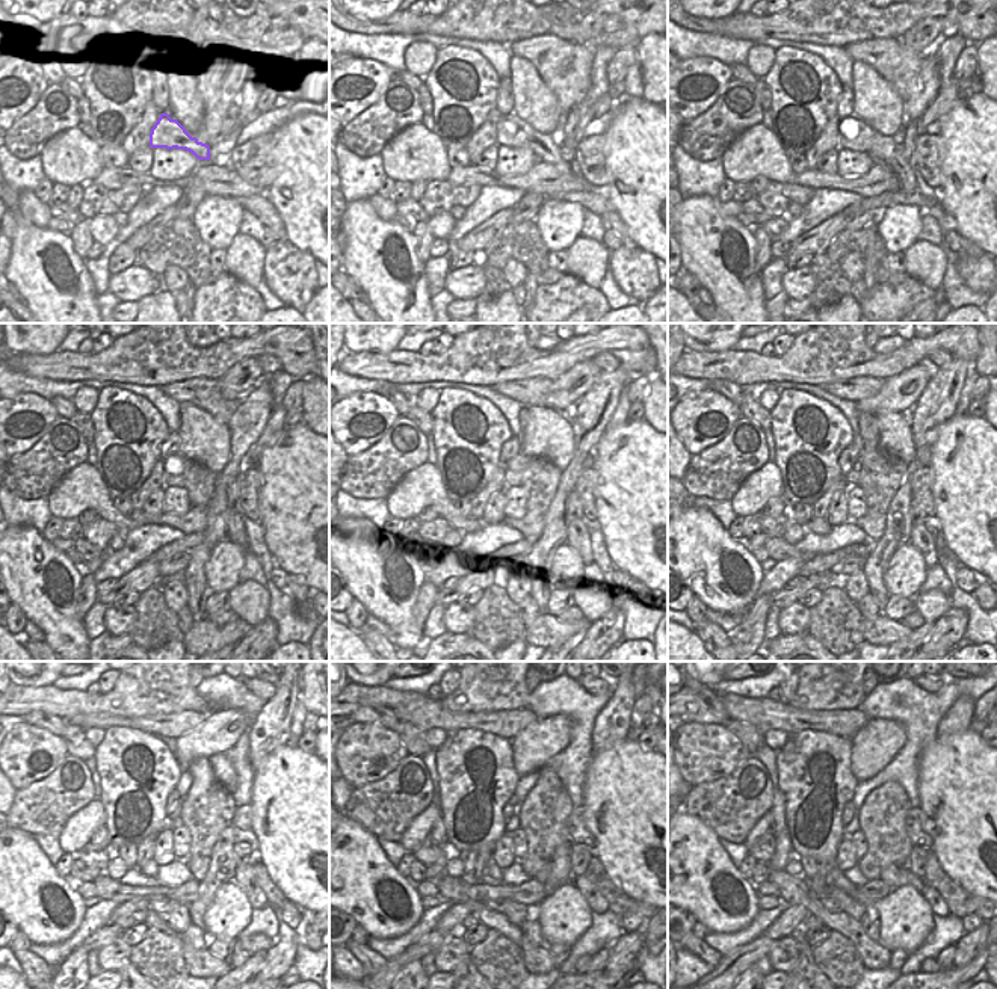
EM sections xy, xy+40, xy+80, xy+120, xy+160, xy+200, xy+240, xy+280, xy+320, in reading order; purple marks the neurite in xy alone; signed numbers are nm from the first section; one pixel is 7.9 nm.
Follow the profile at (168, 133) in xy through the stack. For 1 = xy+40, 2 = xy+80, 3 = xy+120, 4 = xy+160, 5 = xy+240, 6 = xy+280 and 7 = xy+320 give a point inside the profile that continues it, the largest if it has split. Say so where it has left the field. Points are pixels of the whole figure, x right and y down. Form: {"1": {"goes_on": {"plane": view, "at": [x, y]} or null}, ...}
{"1": {"goes_on": {"plane": "xy+40", "at": [546, 150]}}, "2": {"goes_on": {"plane": "xy+80", "at": [884, 148]}}, "3": {"goes_on": {"plane": "xy+120", "at": [236, 532]}}, "4": {"goes_on": {"plane": "xy+160", "at": [579, 536]}}, "5": {"goes_on": {"plane": "xy+240", "at": [243, 878]}}, "6": {"goes_on": {"plane": "xy+280", "at": [598, 905]}}, "7": {"goes_on": {"plane": "xy+320", "at": [937, 903]}}}

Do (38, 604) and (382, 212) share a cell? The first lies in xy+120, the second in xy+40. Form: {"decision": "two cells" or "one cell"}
{"decision": "two cells"}

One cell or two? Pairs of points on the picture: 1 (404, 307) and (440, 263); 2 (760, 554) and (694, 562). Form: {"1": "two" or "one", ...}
{"1": "two", "2": "two"}

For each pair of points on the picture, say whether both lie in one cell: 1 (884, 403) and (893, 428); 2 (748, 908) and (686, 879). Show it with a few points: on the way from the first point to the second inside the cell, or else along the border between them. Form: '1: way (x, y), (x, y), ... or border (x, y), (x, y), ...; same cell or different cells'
1: border (905, 412), (881, 412), (876, 417); different cells
2: way (733, 894), (715, 876), (701, 876); same cell

